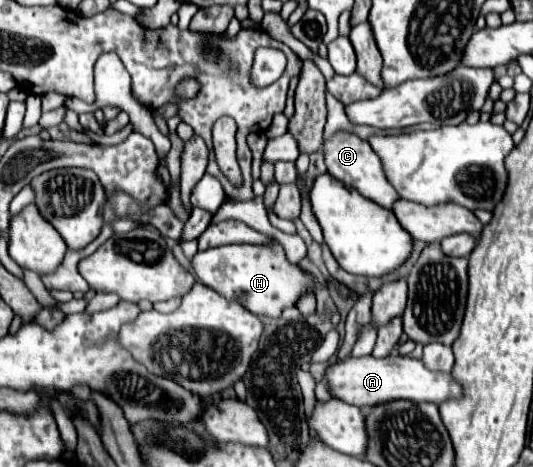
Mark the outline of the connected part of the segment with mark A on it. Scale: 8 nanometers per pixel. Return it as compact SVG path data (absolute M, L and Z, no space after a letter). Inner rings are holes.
M348 356L348 360L332 360L324 372L324 380L334 398L354 404L358 408L372 406L372 404L384 404L396 398L440 404L452 396L462 394L460 384L456 384L450 378L450 374L430 372L424 368L422 360L416 360L410 356L396 356L396 358L392 356L386 356L386 358Z

